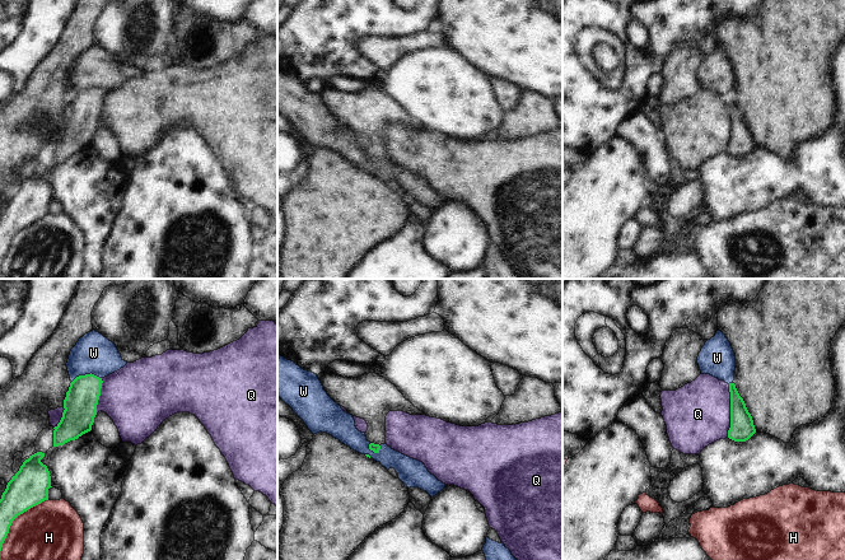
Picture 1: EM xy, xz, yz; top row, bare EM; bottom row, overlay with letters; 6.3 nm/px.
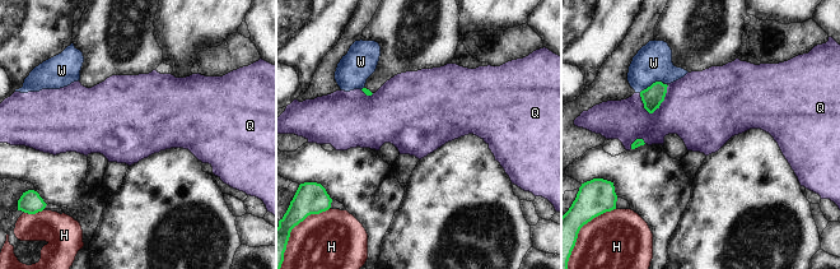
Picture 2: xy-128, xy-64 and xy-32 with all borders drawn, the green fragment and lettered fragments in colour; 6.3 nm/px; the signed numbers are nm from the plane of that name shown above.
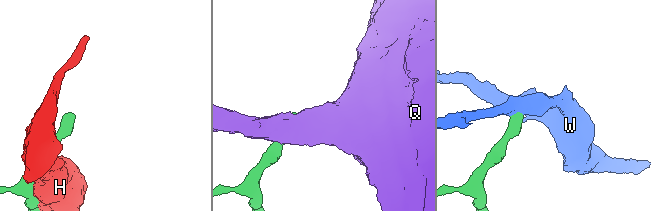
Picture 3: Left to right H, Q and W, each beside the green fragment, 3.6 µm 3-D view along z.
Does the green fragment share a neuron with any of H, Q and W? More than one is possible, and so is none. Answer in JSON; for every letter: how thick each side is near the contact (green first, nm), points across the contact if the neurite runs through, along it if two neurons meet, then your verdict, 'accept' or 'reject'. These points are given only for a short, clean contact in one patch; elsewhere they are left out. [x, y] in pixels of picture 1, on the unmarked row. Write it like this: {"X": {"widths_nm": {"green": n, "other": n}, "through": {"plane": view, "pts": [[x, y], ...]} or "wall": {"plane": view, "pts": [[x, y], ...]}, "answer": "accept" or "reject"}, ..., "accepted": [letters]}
{"H": {"widths_nm": {"green": 240, "other": 480}, "answer": "reject"}, "Q": {"widths_nm": {"green": 150, "other": 400}, "answer": "reject"}, "W": {"widths_nm": {"green": 200, "other": 240}, "wall": {"plane": "xy", "pts": [[101, 92], [85, 88], [79, 89], [71, 97]]}, "answer": "reject"}, "accepted": []}

